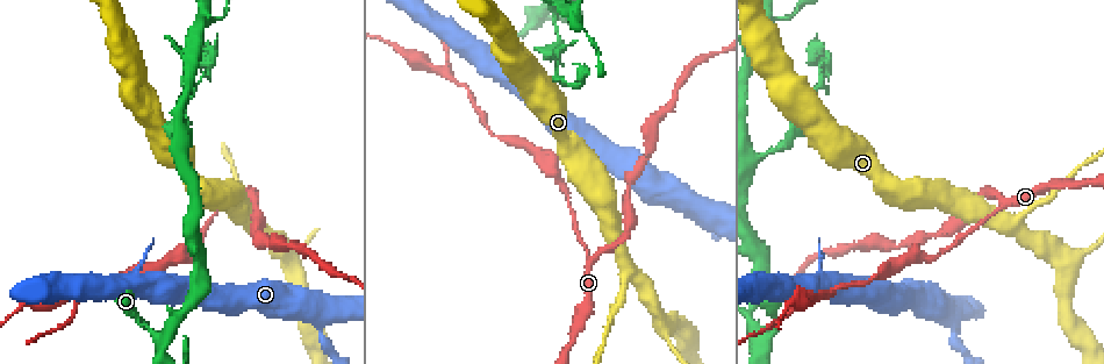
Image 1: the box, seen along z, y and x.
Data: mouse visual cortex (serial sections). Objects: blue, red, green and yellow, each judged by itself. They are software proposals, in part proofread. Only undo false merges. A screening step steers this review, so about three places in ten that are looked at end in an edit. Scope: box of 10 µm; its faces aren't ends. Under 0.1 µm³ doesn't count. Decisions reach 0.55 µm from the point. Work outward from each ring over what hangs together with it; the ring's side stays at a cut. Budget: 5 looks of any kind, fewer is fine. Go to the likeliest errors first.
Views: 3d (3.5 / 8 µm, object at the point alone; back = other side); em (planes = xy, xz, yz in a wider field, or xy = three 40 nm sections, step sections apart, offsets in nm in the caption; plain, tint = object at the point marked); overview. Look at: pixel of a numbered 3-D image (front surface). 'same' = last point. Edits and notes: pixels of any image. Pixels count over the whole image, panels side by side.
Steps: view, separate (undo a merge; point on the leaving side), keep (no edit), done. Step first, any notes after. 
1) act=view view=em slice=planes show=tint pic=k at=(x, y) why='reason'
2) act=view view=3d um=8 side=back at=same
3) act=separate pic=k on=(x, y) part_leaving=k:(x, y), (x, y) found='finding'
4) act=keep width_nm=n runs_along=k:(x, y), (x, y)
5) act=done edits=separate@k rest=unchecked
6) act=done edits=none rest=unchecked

act=view view=3d um=8 pic=1 at=(448, 72) why='two arms in line, one across'

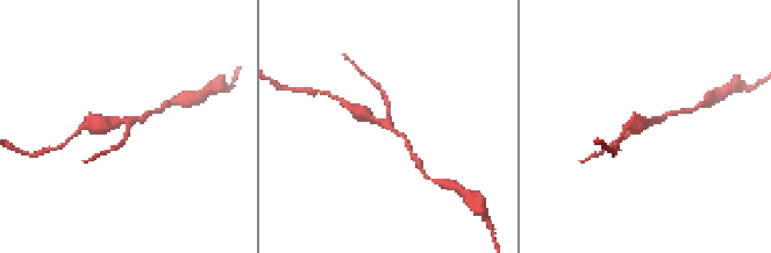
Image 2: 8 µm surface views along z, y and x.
act=view view=em slice=xy step=1 show=tint at=same why='need the tissue'

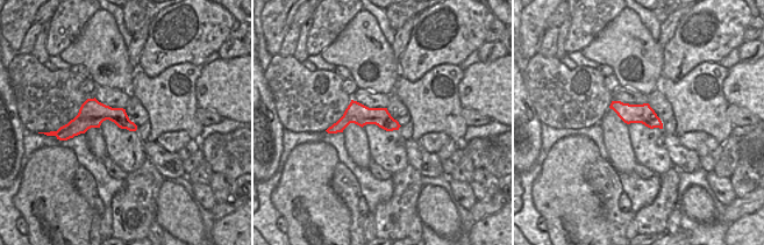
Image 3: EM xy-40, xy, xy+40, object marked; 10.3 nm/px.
act=keep arm_widths_nm=150,150,300 runs_along=3:(395, 124), (349, 116), (334, 130) found='all the same cell'

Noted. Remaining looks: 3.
act=view view=3d um=8 side=back pic=1 at=(163, 345) why='narrows sharply'

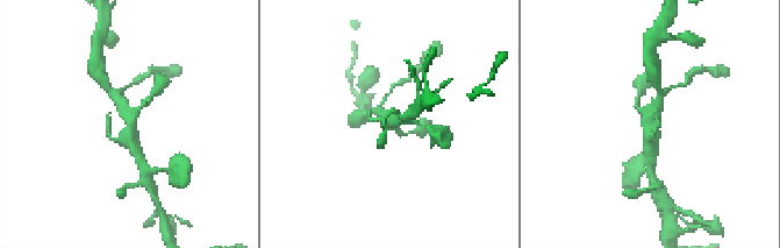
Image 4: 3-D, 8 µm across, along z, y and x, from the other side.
act=view view=em slice=xy step=5 show=tint at=same arms=3 arm_widths_nm=100,250,300

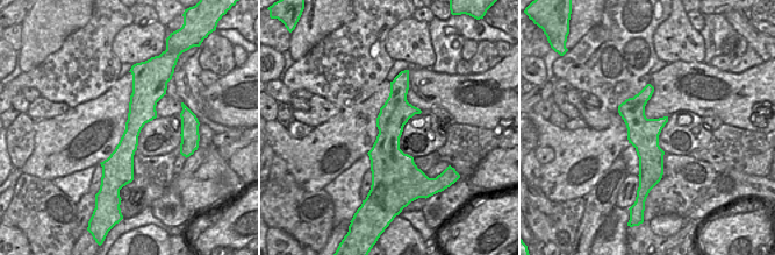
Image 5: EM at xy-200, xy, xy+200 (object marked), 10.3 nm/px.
act=keep runs_along=5:(401, 80), (382, 179) found='all the same cell'

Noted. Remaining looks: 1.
act=done edits=none rest=unchecked

